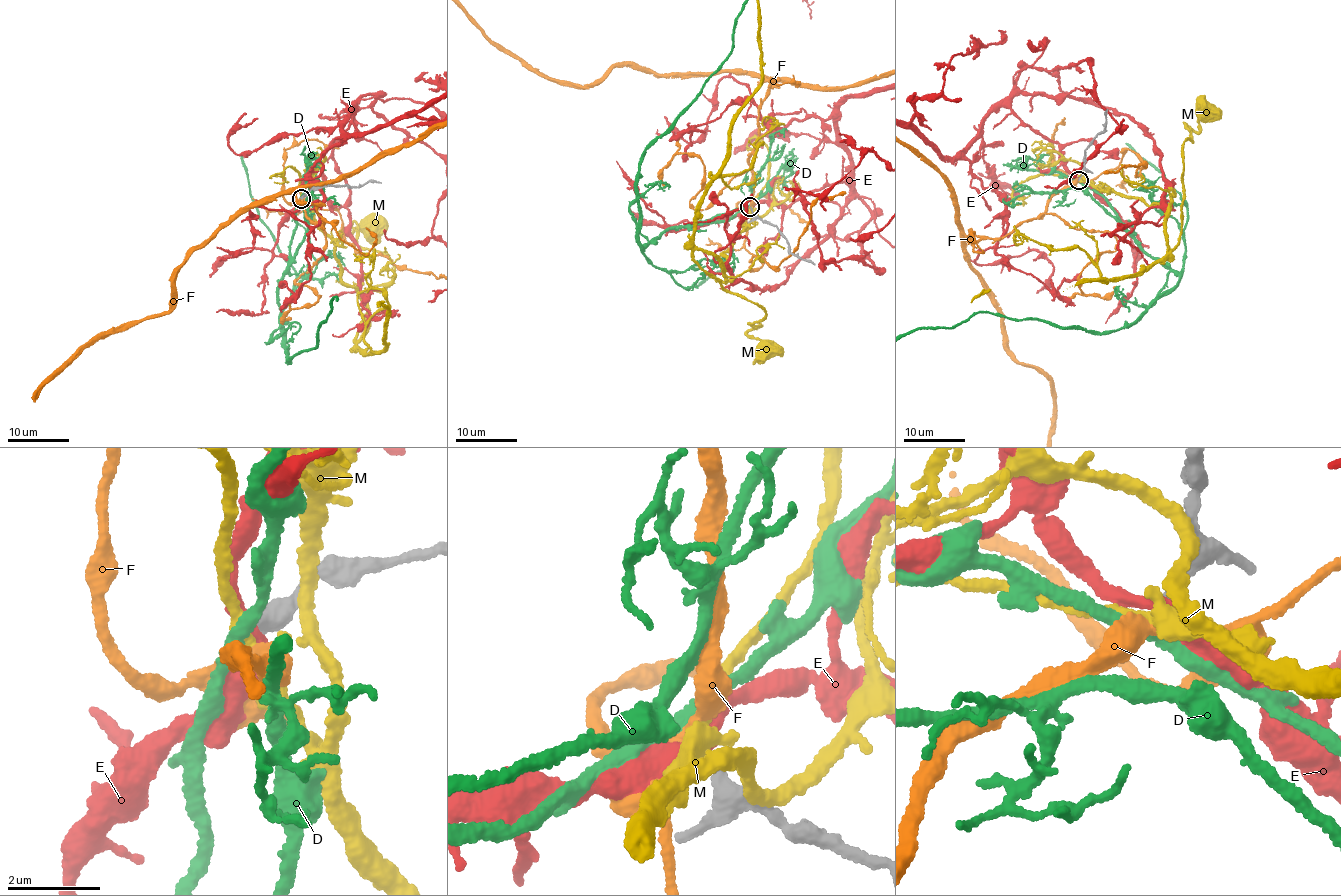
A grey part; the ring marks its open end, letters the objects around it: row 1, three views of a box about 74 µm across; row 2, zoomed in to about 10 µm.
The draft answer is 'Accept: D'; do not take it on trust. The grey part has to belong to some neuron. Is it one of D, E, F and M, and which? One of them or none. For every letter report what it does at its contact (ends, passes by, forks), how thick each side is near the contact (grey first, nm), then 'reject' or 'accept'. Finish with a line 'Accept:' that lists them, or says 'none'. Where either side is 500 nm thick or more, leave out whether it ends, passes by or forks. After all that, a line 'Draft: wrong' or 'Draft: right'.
D: it passes by; calibres 160 and 280 nm; reject
E: it passes by; calibres 190 and 300 nm; reject
F: it passes by; calibres 160 and 280 nm; accept
M: it passes by; calibres 160 and 340 nm; reject
Accept: F
Draft: wrong

